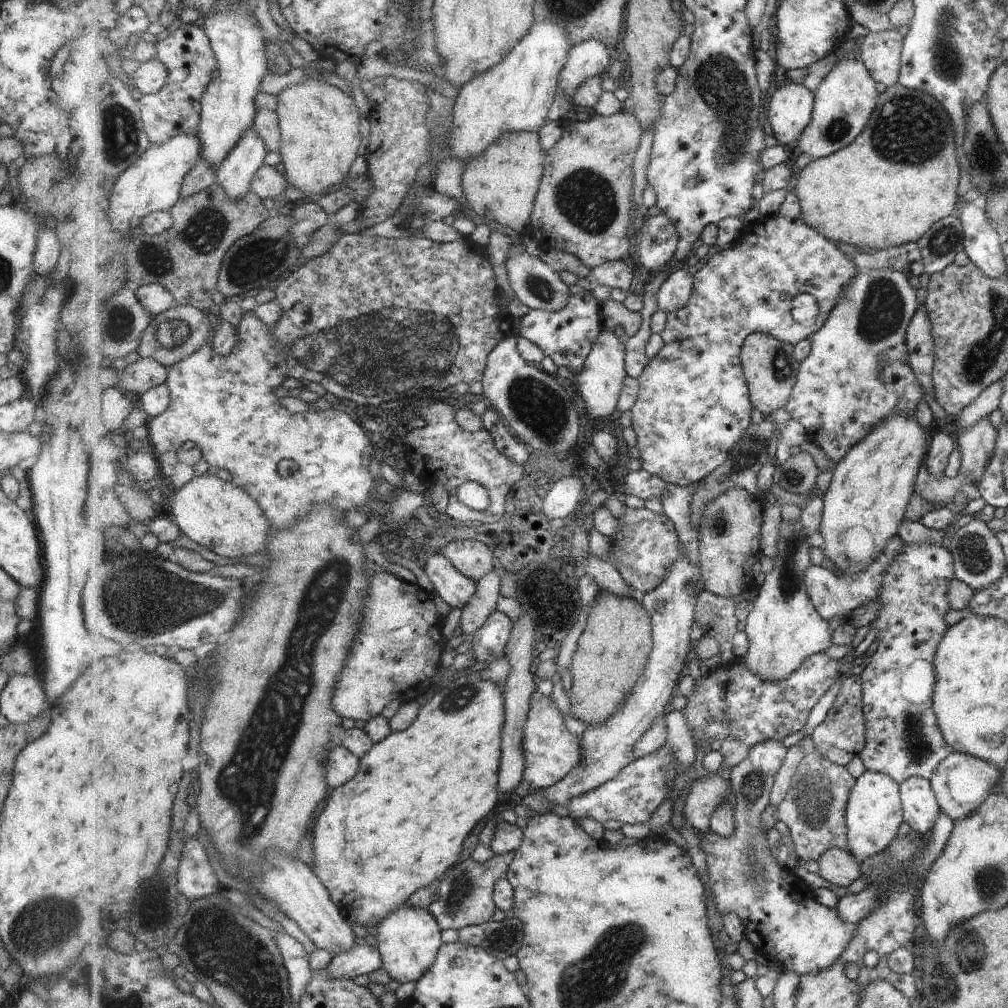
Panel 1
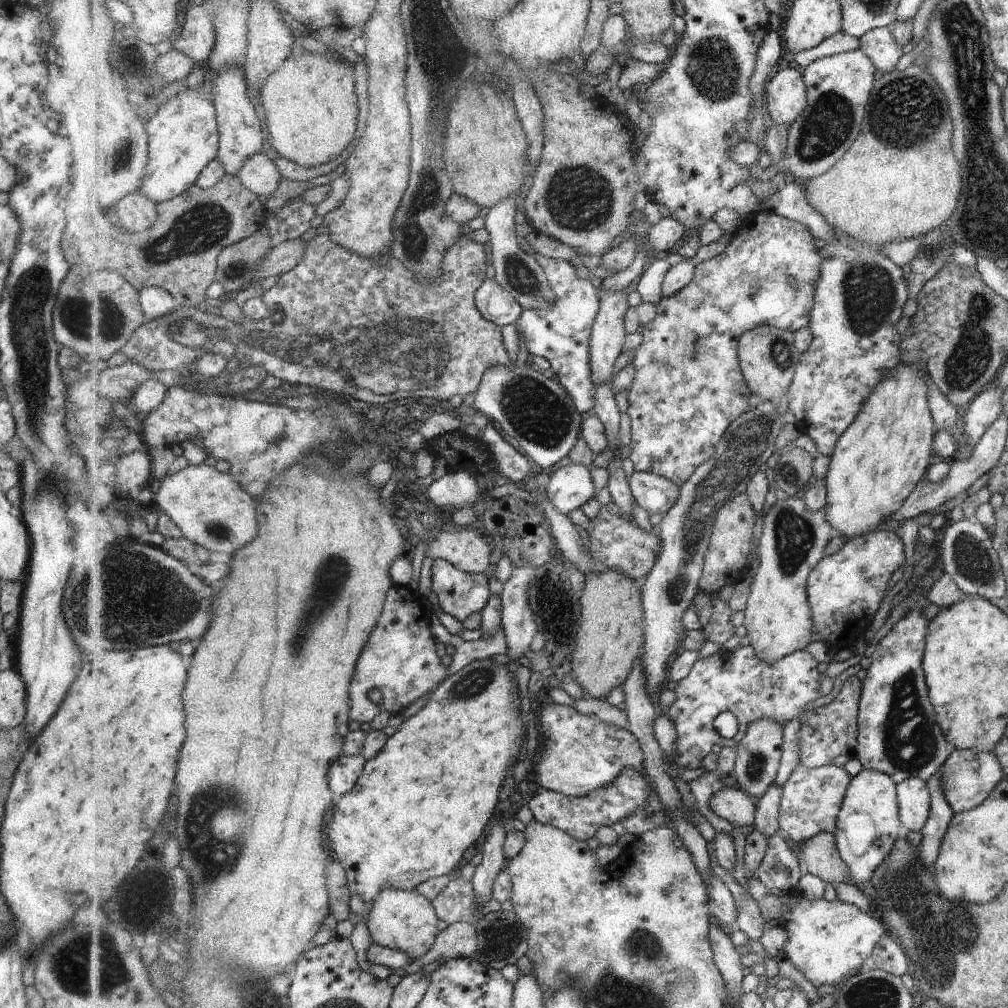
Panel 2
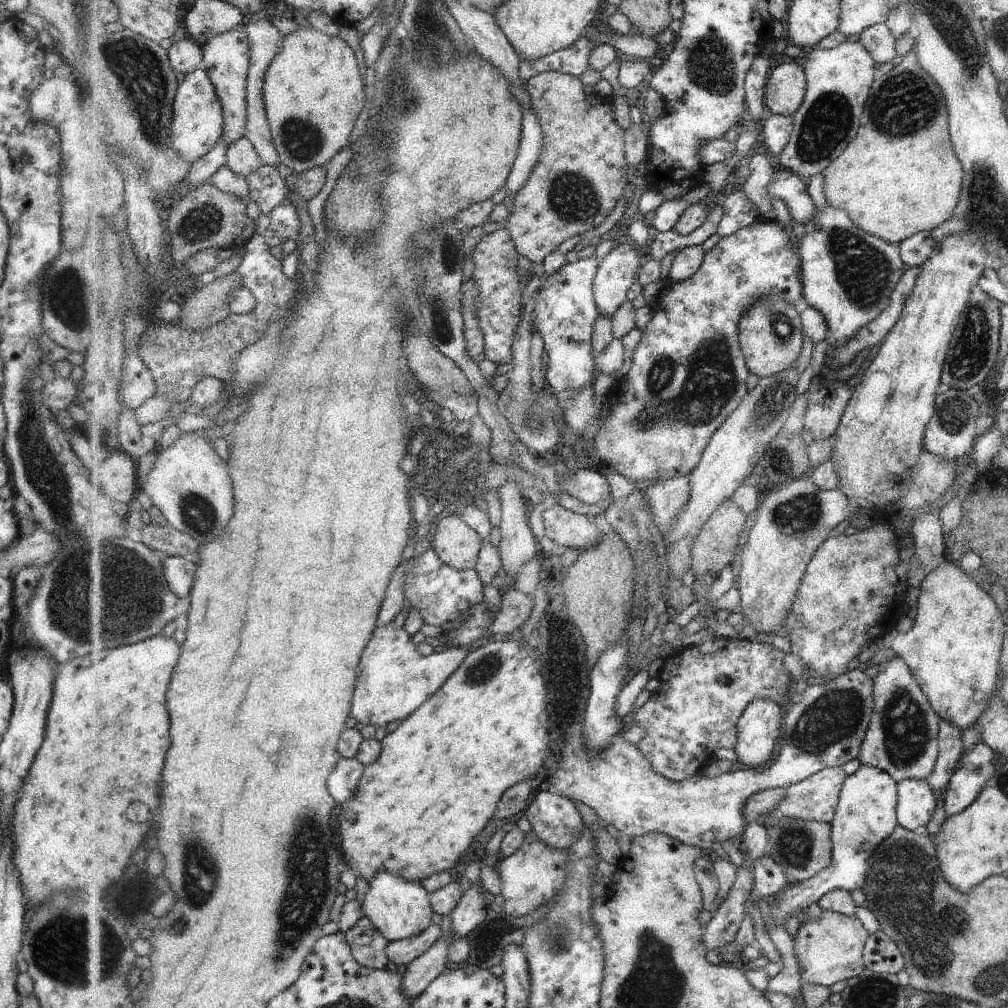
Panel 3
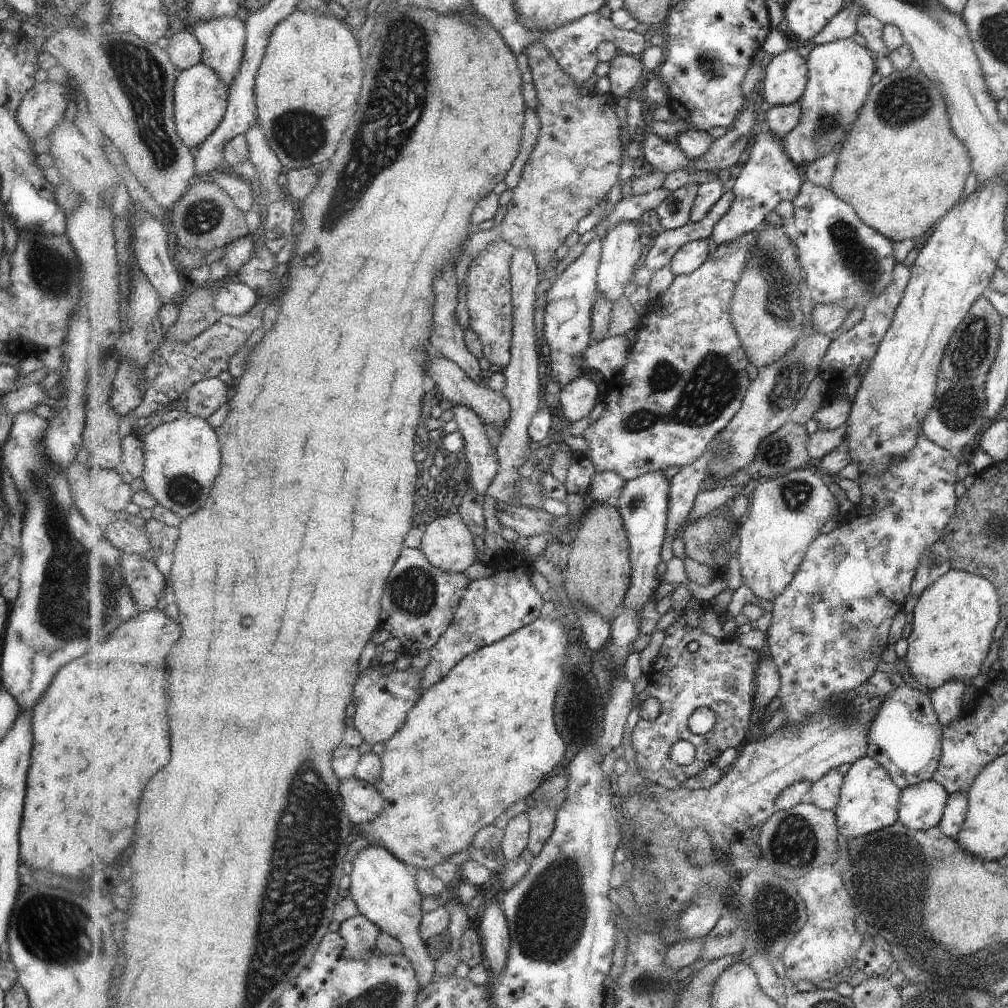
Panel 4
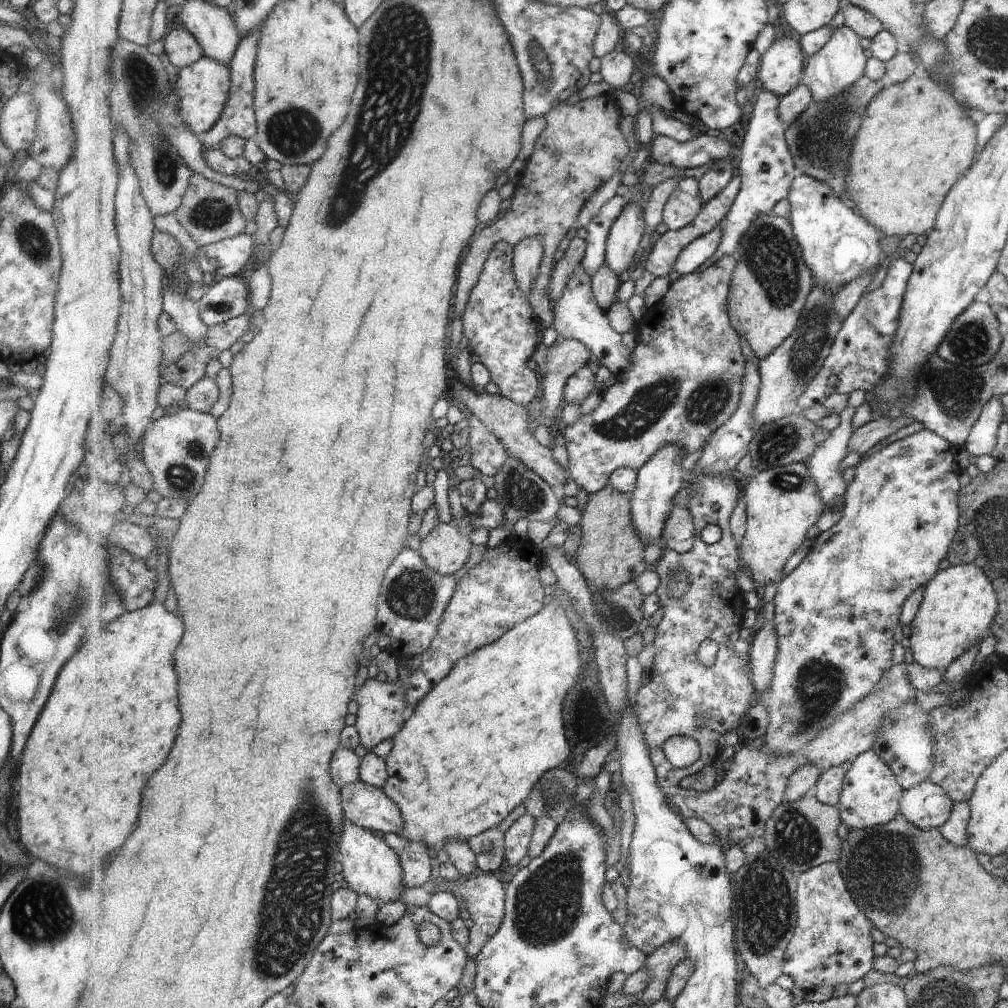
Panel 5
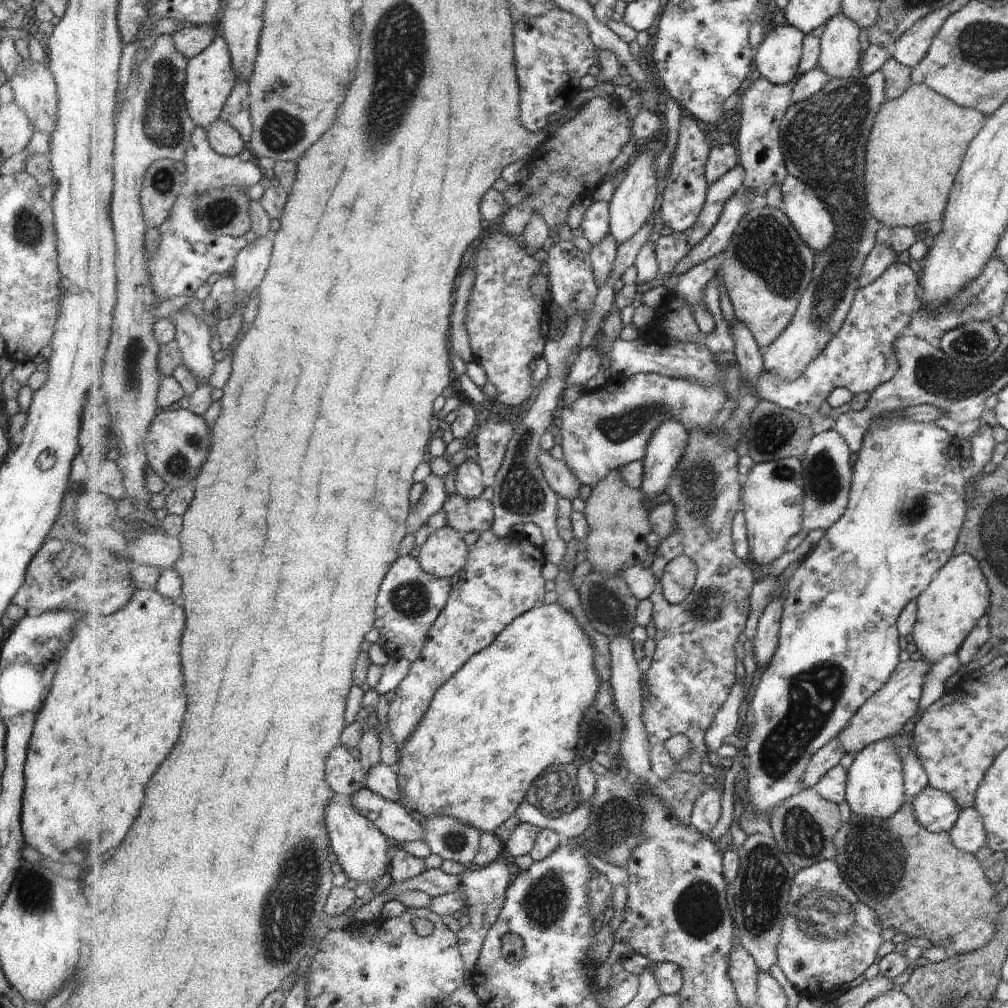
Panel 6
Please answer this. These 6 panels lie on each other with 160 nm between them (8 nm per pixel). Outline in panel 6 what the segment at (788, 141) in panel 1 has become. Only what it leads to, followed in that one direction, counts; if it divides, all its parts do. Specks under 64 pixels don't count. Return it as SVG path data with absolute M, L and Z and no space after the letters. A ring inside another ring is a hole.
M793 25L776 27L756 48L757 75L776 85L791 85L800 77L800 62L807 35Z

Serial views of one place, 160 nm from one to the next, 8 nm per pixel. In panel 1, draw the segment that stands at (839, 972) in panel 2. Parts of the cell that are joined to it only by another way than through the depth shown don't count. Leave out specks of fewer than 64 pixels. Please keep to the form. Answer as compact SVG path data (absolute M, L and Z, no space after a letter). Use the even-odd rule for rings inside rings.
M769 741L755 745L749 756L731 768L729 782L735 793L734 819L736 829L734 833L725 838L719 836L711 828L697 831L702 840L700 845L706 852L708 864L708 880L712 887L712 896L721 915L735 913L744 924L746 939L754 946L757 952L764 957L775 957L775 964L782 972L795 971L803 975L818 973L828 969L842 954L854 932L858 929L853 927L838 916L835 909L827 908L819 904L813 888L800 880L794 872L785 868L775 857L769 842L768 832L762 825L762 815L770 805L772 788L775 786L776 776L784 766L788 748L781 741Z

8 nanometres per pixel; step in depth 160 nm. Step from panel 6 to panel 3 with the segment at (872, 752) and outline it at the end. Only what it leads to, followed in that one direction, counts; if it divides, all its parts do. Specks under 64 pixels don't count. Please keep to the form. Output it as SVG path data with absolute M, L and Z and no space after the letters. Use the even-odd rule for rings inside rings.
M861 764L844 782L836 818L831 824L833 864L813 878L804 880L797 887L789 886L781 893L782 897L778 902L770 905L776 923L786 926L789 917L804 912L828 891L861 891L867 884L872 854L896 827L895 811L895 781L882 768Z

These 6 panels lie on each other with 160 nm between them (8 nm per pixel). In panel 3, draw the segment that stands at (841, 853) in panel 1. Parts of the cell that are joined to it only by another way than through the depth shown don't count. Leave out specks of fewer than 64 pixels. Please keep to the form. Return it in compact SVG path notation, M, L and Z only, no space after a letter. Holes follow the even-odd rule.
M778 817L778 824L768 826L770 836L768 852L790 874L791 880L799 882L813 878L833 864L832 825L805 819L793 820Z

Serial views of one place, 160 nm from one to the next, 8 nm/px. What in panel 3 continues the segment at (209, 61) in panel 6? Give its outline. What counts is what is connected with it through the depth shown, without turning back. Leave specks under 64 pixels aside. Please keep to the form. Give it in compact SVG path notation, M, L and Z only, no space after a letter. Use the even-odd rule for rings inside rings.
M199 69L182 77L175 99L175 120L173 120L173 146L185 156L187 162L197 162L208 155L224 135L224 109L222 102L209 78L208 72Z

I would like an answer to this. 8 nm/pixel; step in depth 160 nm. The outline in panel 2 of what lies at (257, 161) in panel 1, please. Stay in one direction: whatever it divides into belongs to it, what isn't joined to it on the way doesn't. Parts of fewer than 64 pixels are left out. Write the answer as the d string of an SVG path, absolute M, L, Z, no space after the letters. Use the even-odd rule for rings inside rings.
M233 68L231 71L222 69L211 78L215 96L216 113L220 128L220 150L218 159L224 165L227 175L238 176L243 165L257 153L263 153L266 129L264 120L257 116L253 104L247 98L247 78L242 69Z

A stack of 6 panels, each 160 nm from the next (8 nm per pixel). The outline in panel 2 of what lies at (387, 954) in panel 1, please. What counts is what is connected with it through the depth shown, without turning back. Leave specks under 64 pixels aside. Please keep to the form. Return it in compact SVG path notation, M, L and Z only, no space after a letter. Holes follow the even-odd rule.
M386 888L377 900L368 907L371 909L365 923L373 942L390 949L403 951L411 959L423 958L436 943L439 936L440 917L434 904L417 889Z

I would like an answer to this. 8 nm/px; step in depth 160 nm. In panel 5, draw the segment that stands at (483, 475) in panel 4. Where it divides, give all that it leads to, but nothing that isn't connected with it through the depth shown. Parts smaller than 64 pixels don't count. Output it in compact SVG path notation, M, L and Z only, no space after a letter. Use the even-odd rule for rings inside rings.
M470 414L471 424L470 442L468 450L471 452L471 465L478 474L497 477L511 453L506 445L493 432Z

